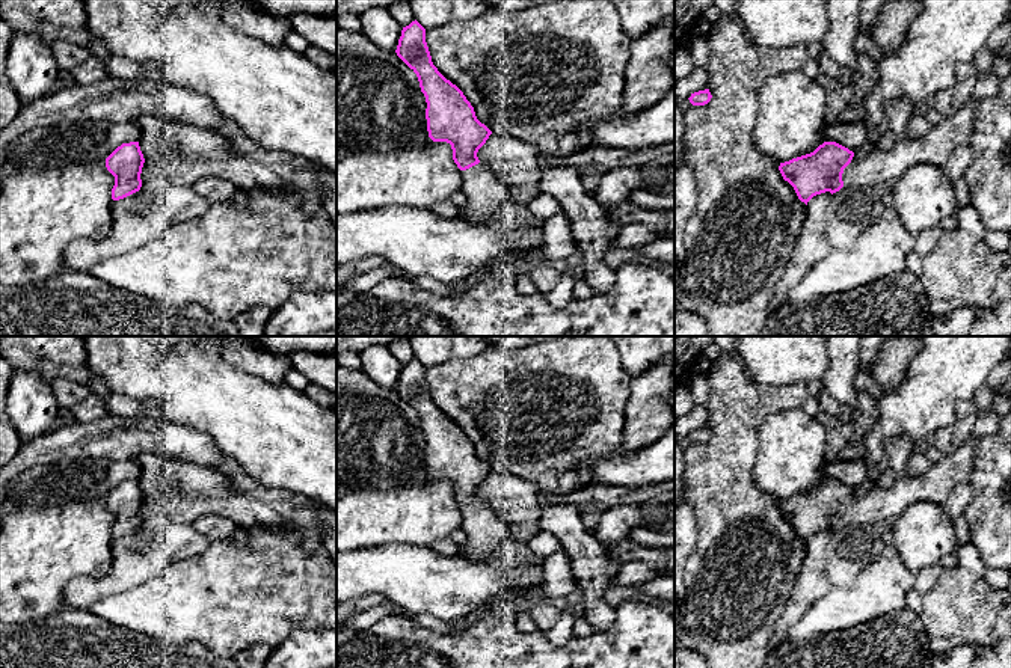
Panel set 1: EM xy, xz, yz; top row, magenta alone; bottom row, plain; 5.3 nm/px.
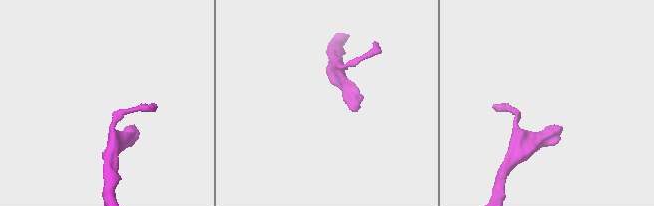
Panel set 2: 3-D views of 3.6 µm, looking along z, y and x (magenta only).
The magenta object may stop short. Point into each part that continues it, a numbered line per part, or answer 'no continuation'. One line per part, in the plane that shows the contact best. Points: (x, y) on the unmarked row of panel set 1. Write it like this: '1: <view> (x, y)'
1: yz (880, 505)

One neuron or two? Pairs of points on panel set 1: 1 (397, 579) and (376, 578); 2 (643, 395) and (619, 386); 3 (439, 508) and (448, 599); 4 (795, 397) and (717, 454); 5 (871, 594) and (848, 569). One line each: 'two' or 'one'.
1: one
2: two
3: two
4: one
5: two

